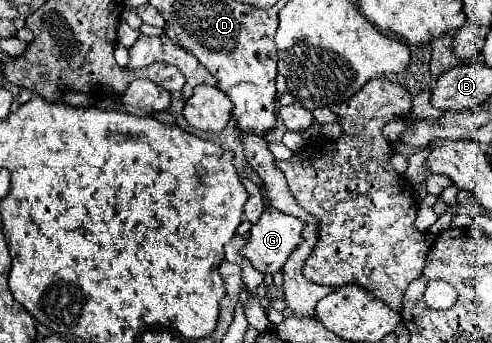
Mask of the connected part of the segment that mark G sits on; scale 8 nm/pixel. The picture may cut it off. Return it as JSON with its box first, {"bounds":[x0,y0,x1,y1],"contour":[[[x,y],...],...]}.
{"bounds":[241,206,305,276],"contour":[[[273,206],[265,208],[265,212],[261,214],[261,218],[257,220],[257,224],[253,224],[251,228],[251,238],[249,242],[243,246],[241,250],[241,256],[247,258],[251,262],[251,266],[255,270],[259,270],[261,274],[269,276],[269,274],[275,274],[283,268],[283,264],[287,262],[289,254],[305,240],[303,238],[303,230],[305,230],[305,222],[295,218],[295,216],[287,216],[287,214],[281,214],[279,210],[275,210]]]}

